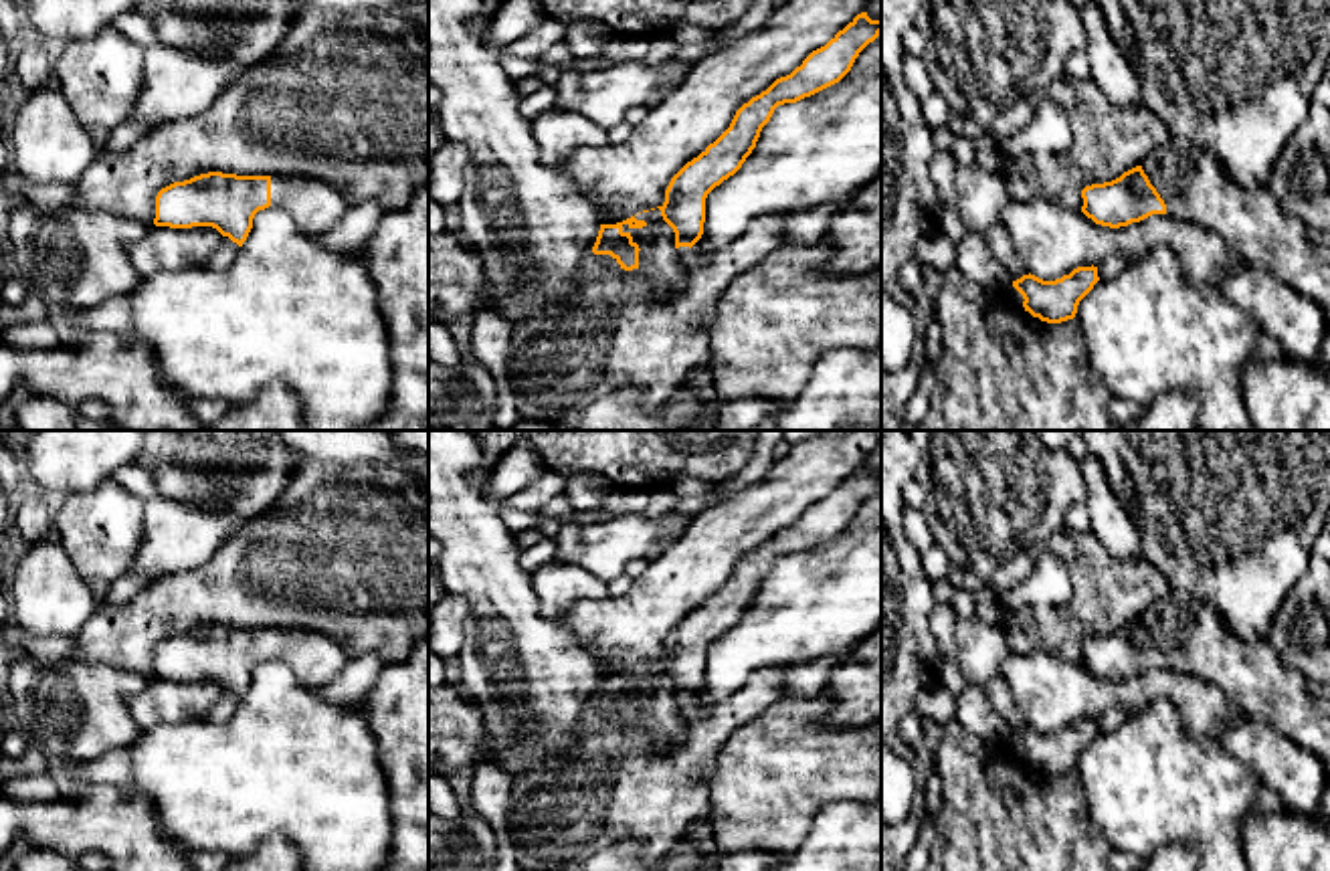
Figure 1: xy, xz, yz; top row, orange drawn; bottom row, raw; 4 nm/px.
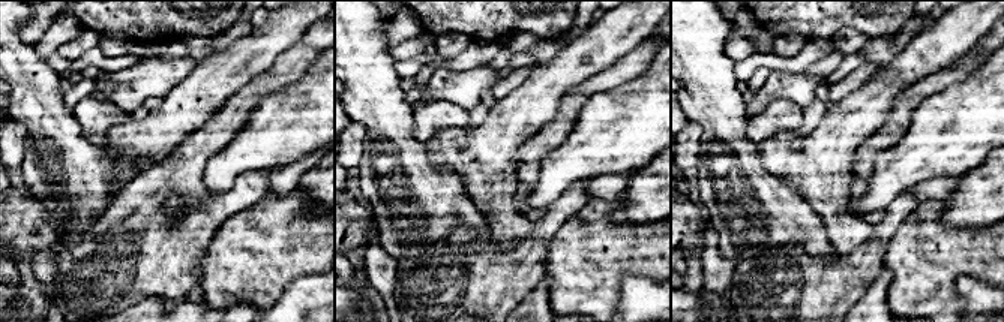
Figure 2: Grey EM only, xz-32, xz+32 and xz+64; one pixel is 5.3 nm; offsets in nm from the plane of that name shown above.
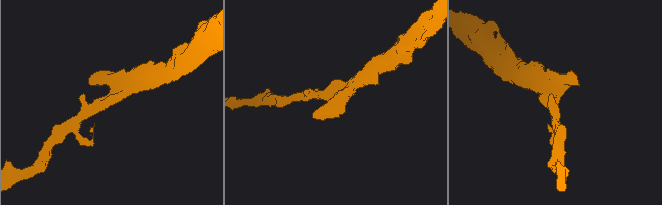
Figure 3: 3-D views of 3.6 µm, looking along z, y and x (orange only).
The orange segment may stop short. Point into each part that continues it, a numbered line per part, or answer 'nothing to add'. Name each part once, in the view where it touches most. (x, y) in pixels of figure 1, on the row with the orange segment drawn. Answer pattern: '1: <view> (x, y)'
nothing to add

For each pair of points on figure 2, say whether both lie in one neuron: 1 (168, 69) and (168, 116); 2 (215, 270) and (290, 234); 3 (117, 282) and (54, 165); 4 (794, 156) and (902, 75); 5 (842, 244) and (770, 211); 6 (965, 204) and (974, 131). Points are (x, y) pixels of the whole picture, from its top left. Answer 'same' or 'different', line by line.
1: different
2: same
3: different
4: same
5: different
6: different

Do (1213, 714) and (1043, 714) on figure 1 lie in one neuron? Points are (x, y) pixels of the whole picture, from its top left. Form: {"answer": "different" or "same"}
{"answer": "same"}

